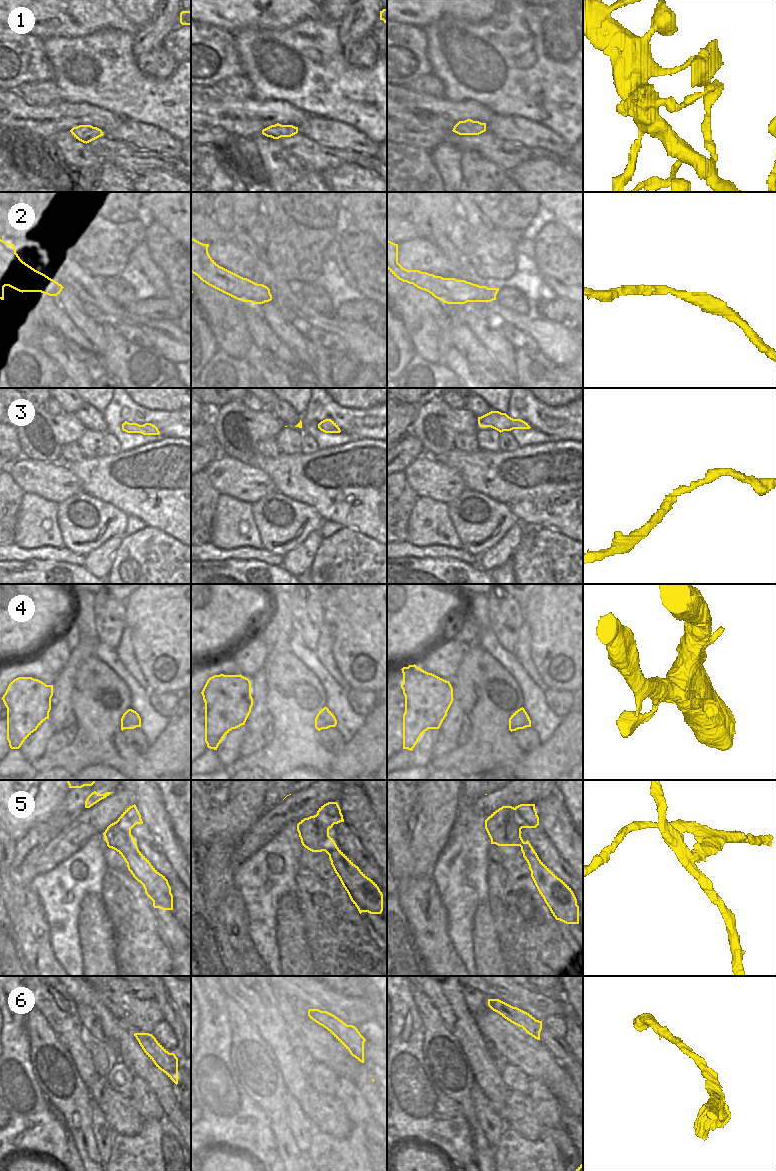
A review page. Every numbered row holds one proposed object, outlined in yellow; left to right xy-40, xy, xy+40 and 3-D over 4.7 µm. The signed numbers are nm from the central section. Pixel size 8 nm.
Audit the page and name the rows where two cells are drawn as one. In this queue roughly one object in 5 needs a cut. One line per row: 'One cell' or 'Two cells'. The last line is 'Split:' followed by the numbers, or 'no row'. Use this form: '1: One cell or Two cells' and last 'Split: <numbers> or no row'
1: One cell
2: One cell
3: One cell
4: One cell
5: Two cells
6: Two cells
Split: 5, 6

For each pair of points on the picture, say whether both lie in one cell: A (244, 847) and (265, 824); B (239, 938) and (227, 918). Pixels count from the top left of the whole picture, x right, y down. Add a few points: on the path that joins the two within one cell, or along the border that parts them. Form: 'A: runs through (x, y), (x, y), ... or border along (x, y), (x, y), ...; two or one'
A: runs through (250, 841), (261, 830); one
B: runs through (240, 932), (239, 926), (233, 920); one

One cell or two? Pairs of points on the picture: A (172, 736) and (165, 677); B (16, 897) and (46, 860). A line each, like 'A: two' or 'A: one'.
A: two
B: two

